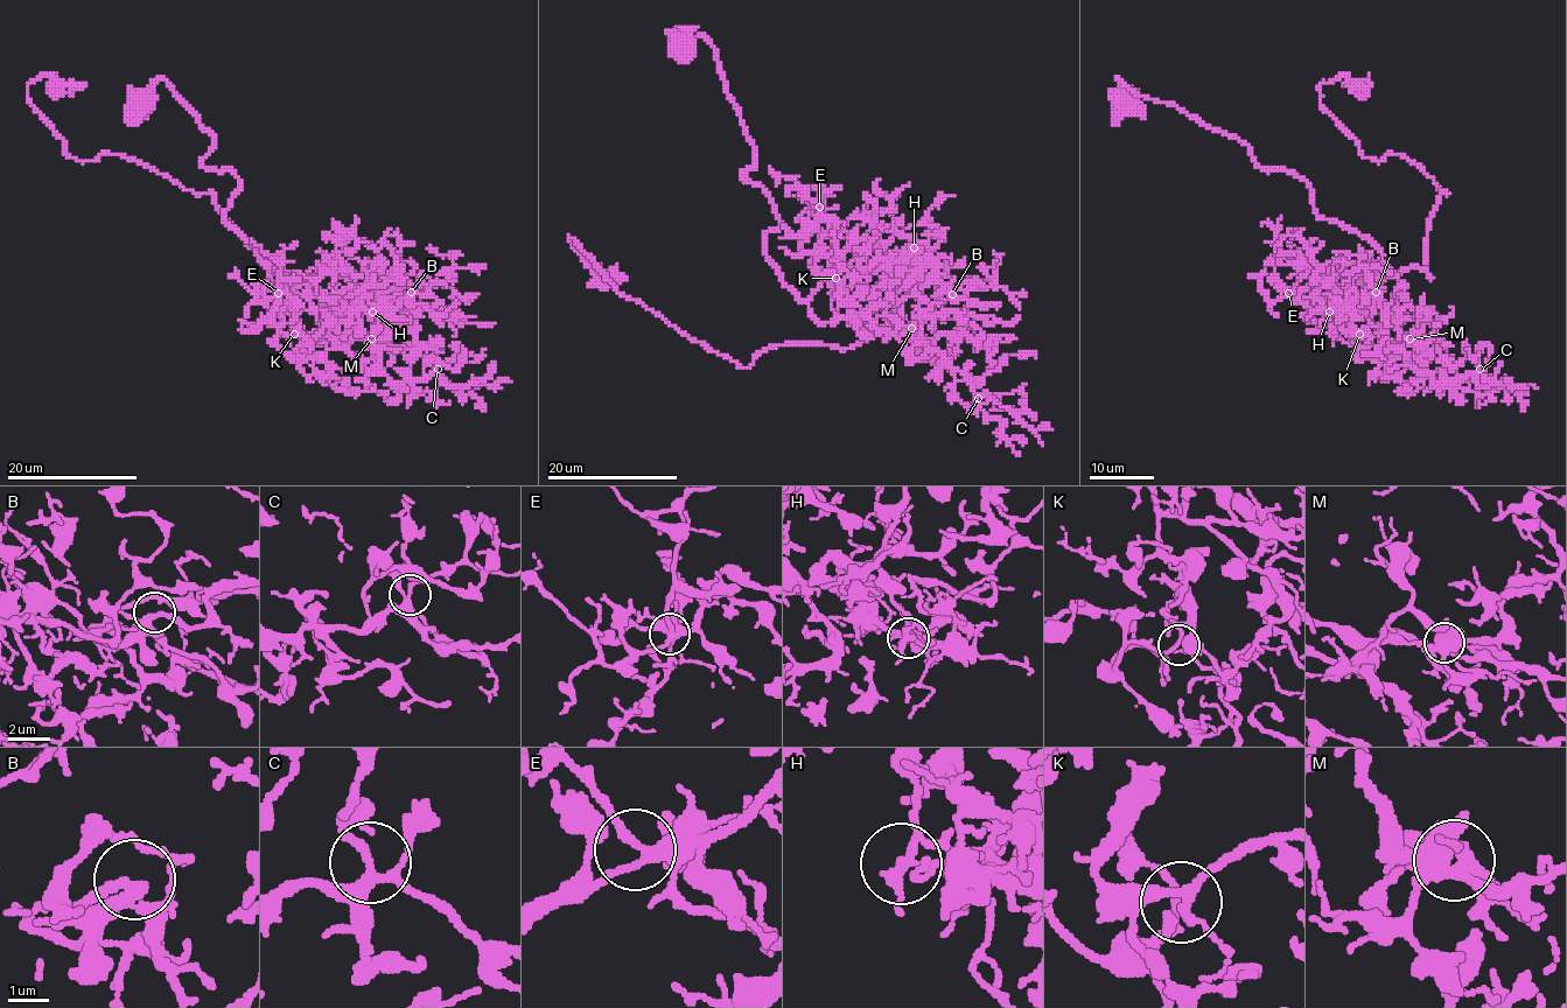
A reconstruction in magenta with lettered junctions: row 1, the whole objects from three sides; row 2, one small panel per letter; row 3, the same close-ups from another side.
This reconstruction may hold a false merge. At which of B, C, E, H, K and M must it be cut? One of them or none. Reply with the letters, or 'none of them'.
H

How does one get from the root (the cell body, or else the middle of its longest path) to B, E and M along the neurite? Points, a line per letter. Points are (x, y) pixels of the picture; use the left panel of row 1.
B: (140, 103), (163, 78), (214, 135), (202, 163), (239, 181), (224, 219), (289, 292), (411, 292)
E: (140, 103), (163, 78), (214, 135), (202, 163), (239, 181), (224, 219), (289, 292), (310, 293), (278, 293)
M: (140, 103), (163, 78), (214, 135), (202, 163), (239, 181), (224, 219), (284, 309), (306, 331), (371, 338)

